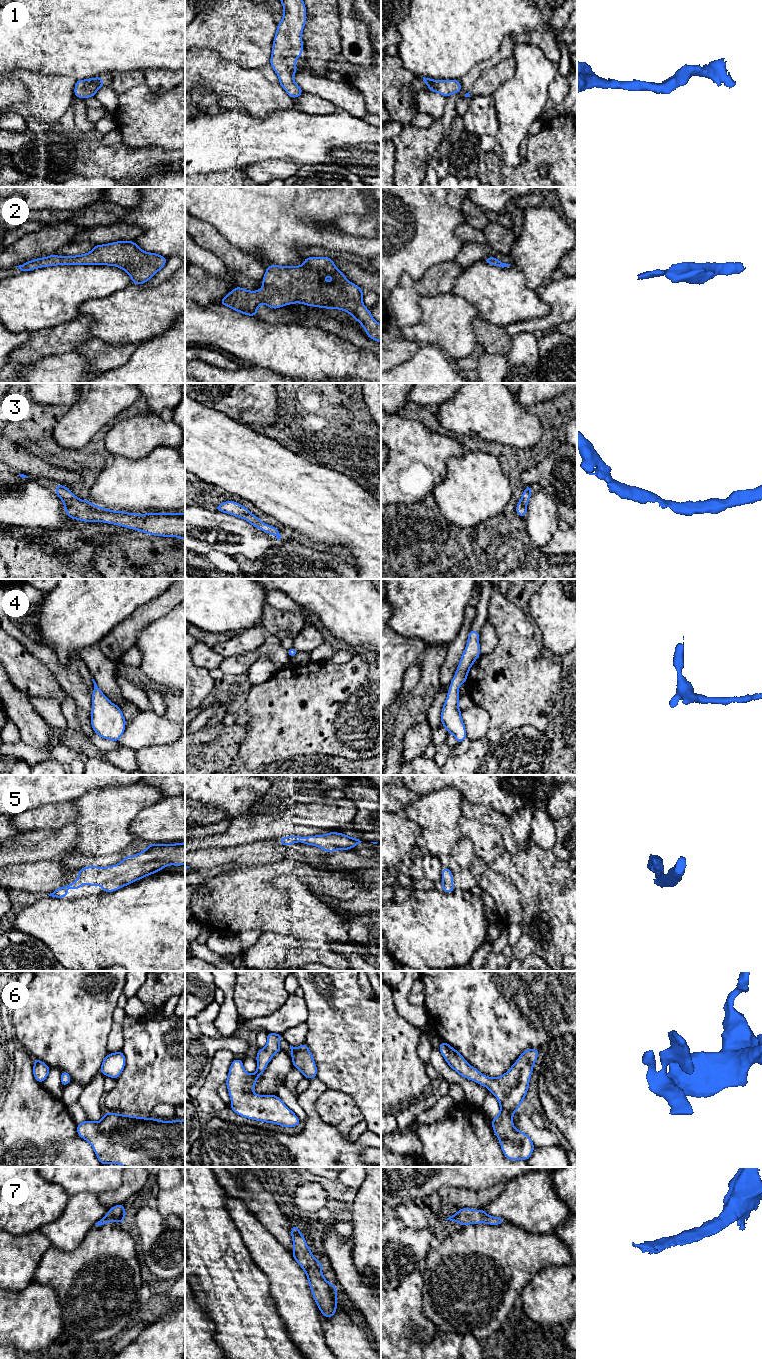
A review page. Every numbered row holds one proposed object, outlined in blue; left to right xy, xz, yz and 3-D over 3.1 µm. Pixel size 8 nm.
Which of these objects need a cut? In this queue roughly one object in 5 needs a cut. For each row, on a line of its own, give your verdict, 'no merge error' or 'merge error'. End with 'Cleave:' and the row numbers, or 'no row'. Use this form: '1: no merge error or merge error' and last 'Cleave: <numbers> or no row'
1: no merge error
2: no merge error
3: no merge error
4: no merge error
5: no merge error
6: no merge error
7: no merge error
Cleave: no row

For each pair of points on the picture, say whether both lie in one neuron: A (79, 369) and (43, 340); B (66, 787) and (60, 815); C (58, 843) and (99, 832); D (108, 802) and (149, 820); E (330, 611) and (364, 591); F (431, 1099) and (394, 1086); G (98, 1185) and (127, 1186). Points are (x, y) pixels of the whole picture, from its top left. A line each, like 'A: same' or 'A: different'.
A: different
B: different
C: different
D: different
E: same
F: different
G: different

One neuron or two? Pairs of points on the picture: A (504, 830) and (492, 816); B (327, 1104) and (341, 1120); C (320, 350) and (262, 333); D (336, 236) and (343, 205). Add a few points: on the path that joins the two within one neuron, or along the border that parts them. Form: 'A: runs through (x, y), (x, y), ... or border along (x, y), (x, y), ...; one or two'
A: runs through (503, 827), (495, 819); one
B: runs through (331, 1108), (339, 1116); one
C: runs through (306, 350), (287, 350), (276, 347); one
D: runs through (321, 231), (314, 227), (312, 221), (328, 205); one

